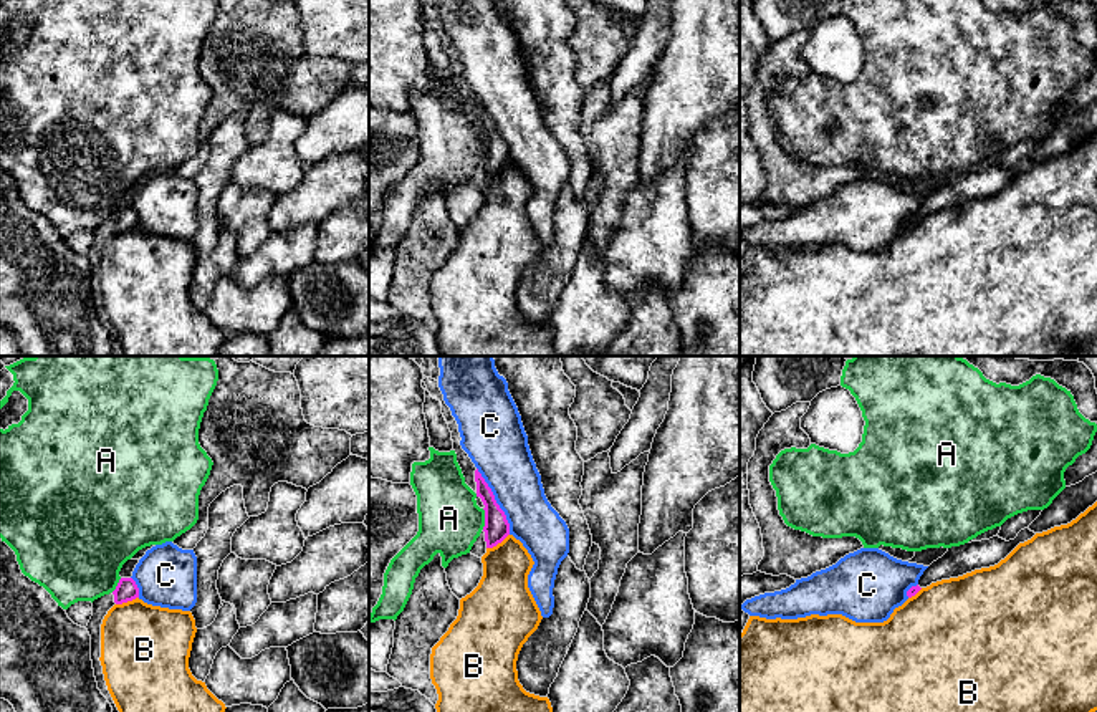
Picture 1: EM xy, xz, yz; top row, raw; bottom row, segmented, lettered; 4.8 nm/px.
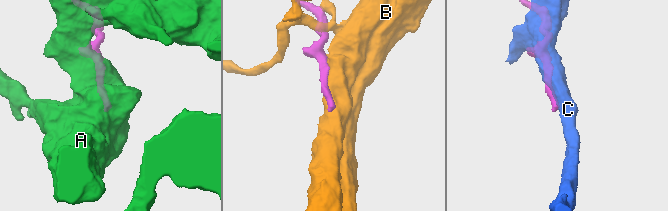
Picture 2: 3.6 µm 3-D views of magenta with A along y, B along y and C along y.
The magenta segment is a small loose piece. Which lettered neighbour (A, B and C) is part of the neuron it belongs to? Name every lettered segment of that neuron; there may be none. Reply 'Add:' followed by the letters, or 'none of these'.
Add: none of these

